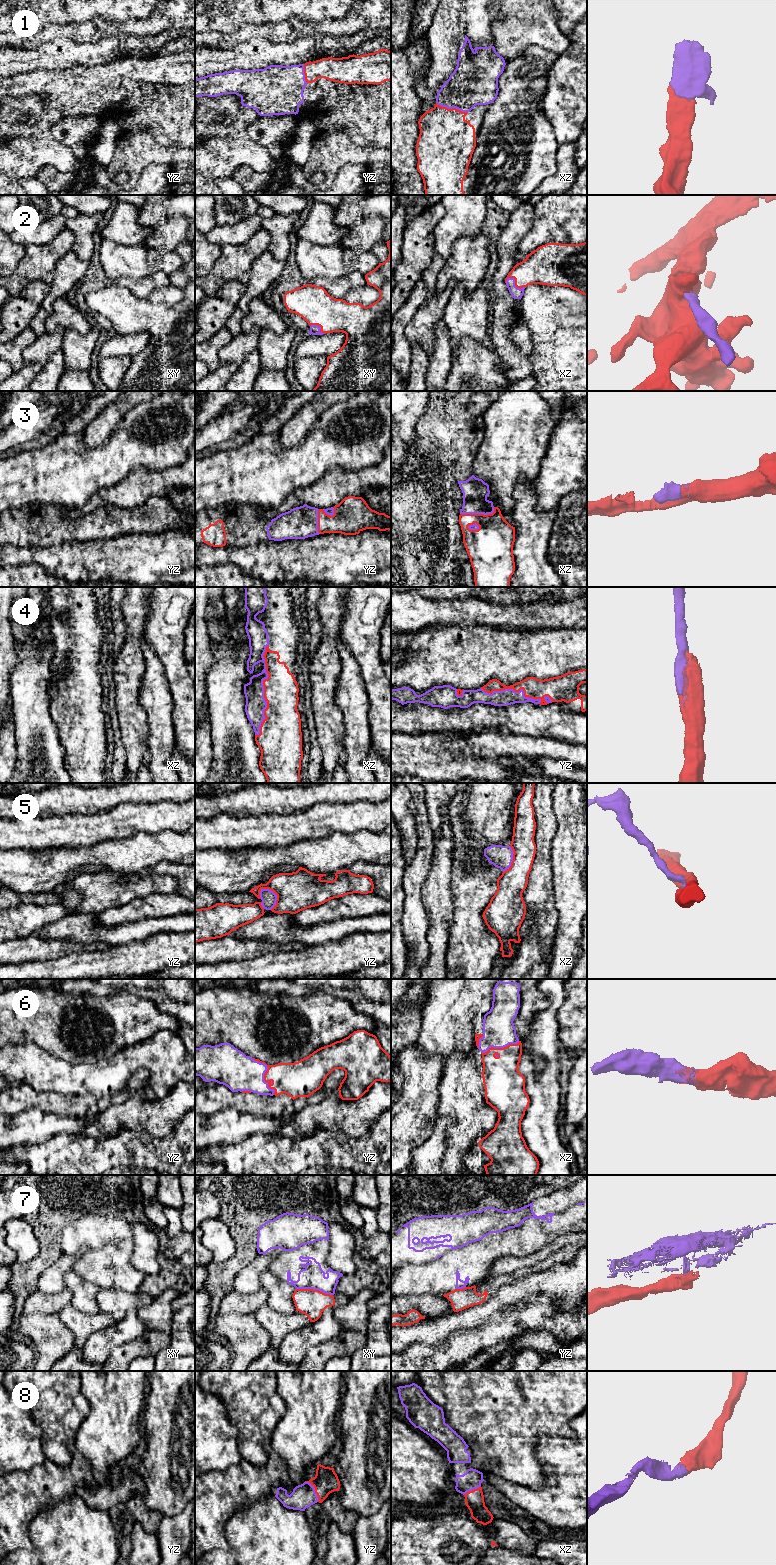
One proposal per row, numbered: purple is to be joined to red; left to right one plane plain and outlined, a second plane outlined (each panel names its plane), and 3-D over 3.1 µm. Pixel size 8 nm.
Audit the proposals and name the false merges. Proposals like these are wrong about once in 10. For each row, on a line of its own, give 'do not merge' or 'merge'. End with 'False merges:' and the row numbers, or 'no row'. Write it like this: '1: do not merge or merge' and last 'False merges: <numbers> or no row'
1: merge
2: merge
3: merge
4: merge
5: do not merge
6: merge
7: do not merge
8: merge
False merges: 5, 7

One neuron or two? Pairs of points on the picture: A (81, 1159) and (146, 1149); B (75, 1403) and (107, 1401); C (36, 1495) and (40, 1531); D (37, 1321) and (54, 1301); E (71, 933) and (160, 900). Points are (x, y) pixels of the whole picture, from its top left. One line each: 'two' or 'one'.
A: one
B: two
C: two
D: two
E: one

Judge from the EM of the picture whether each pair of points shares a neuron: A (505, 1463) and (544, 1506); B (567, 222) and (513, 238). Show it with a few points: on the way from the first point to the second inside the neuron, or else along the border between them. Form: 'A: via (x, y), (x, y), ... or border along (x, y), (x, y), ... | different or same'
A: border along (545, 1475), (545, 1481), (537, 1488), (504, 1479) | different
B: border along (534, 213), (532, 225), (520, 241), (517, 249) | different

